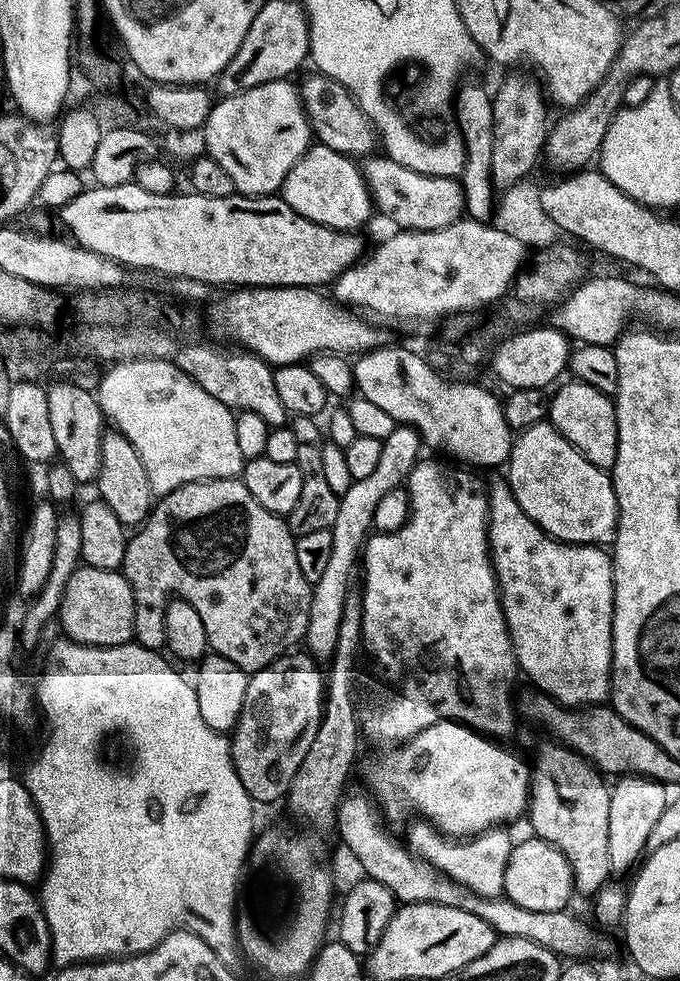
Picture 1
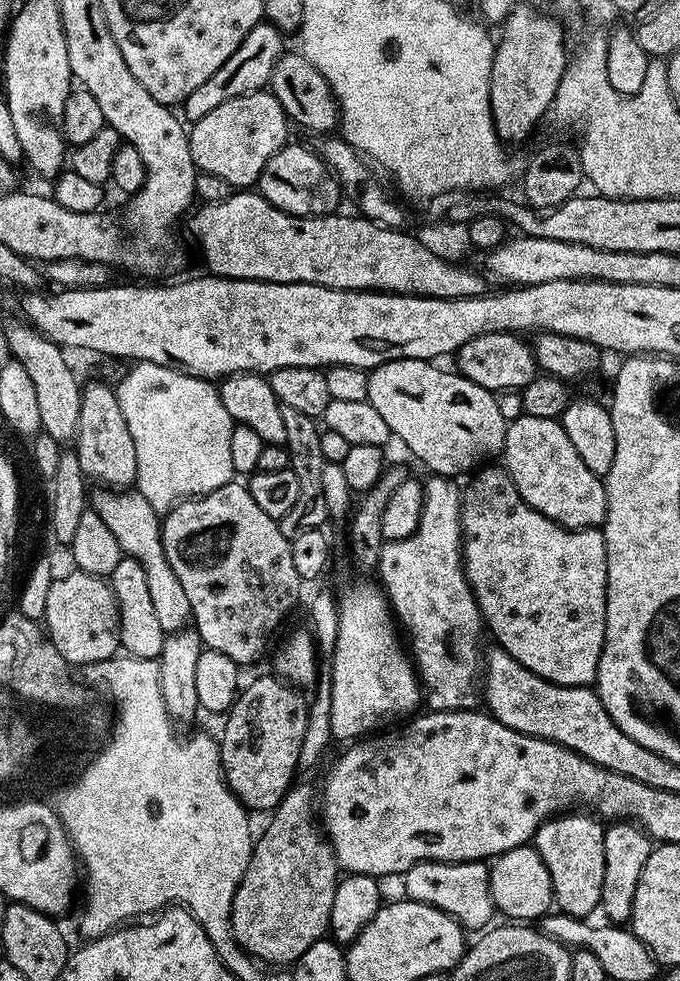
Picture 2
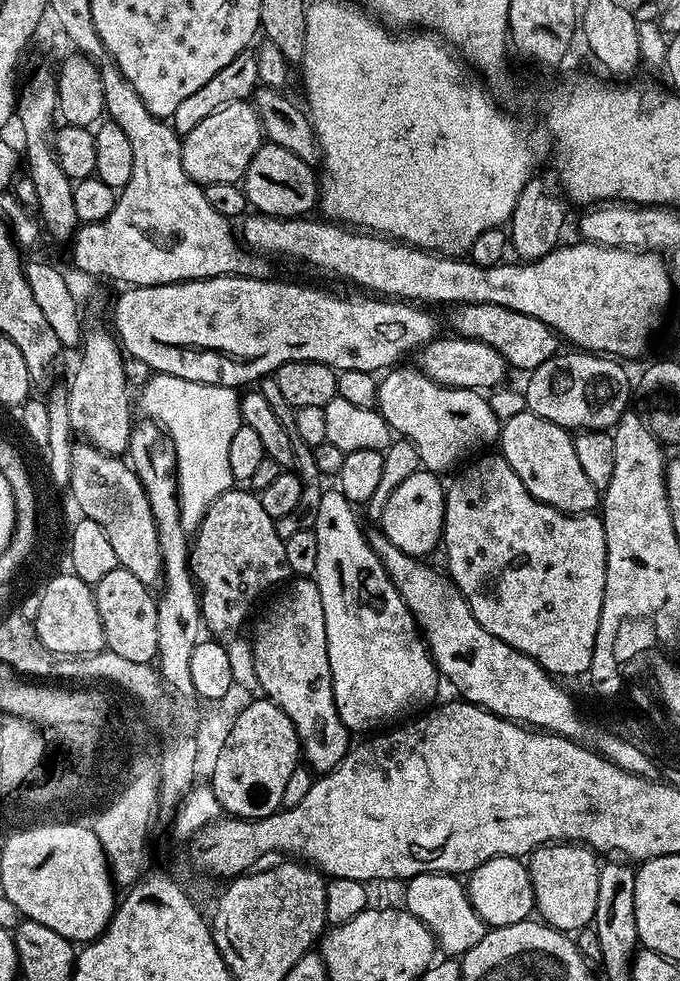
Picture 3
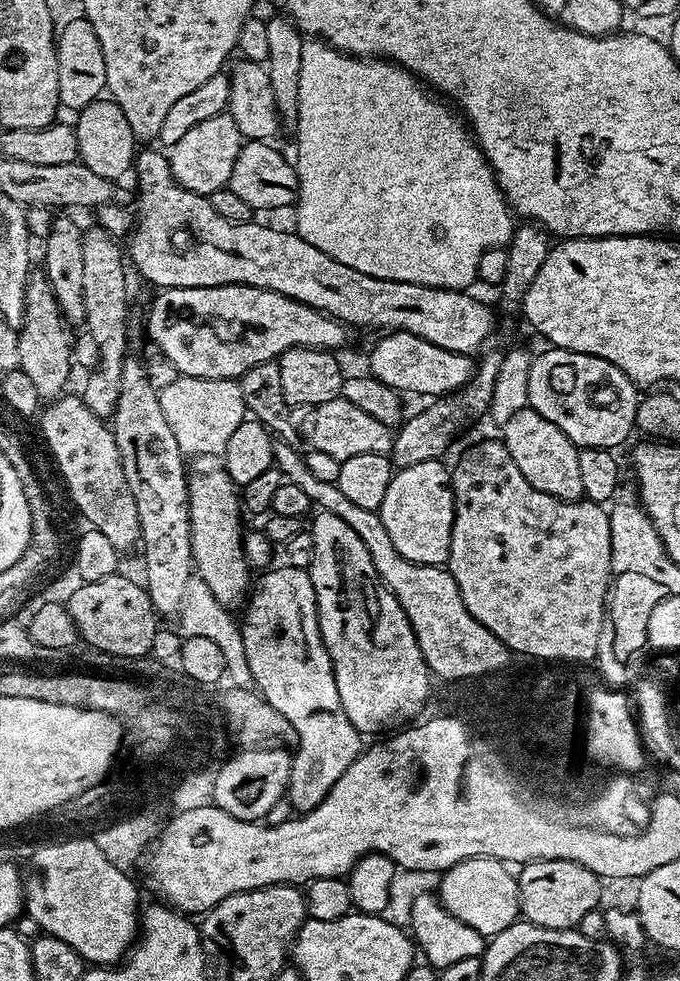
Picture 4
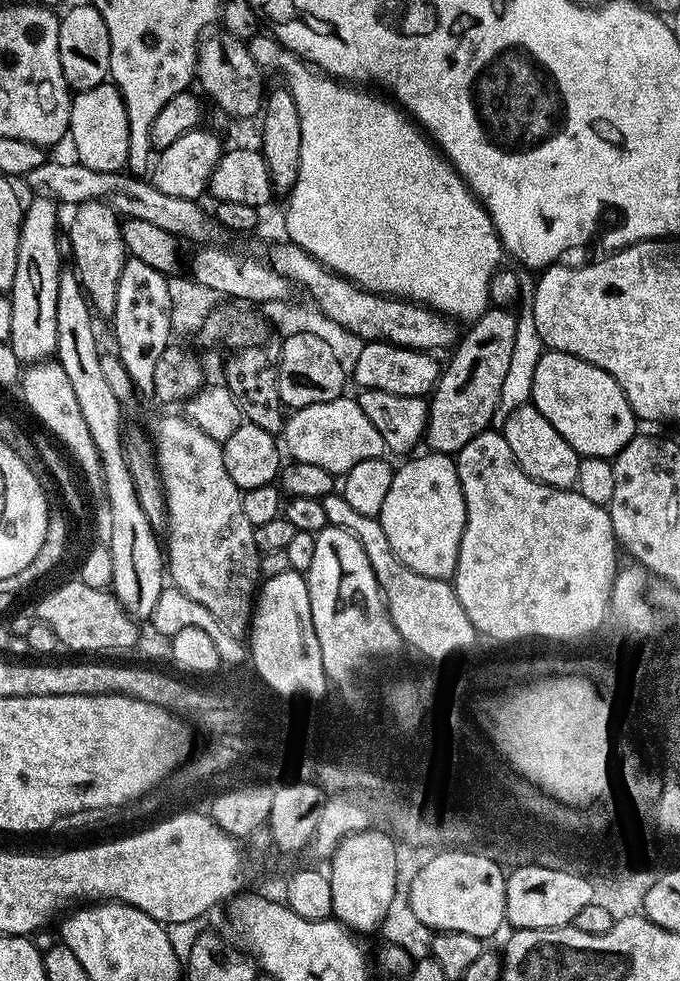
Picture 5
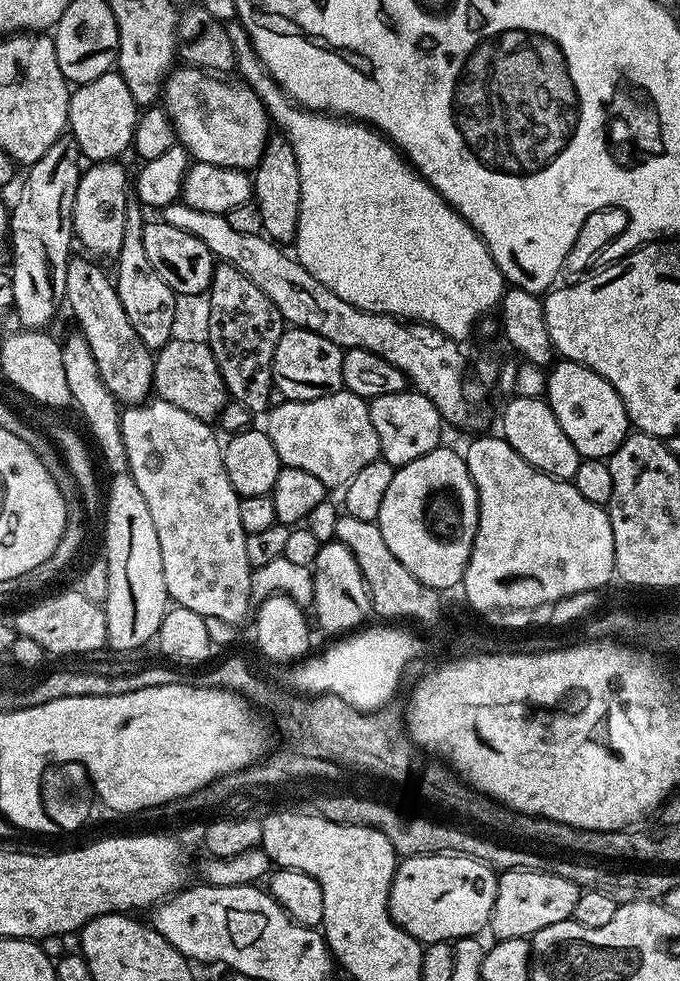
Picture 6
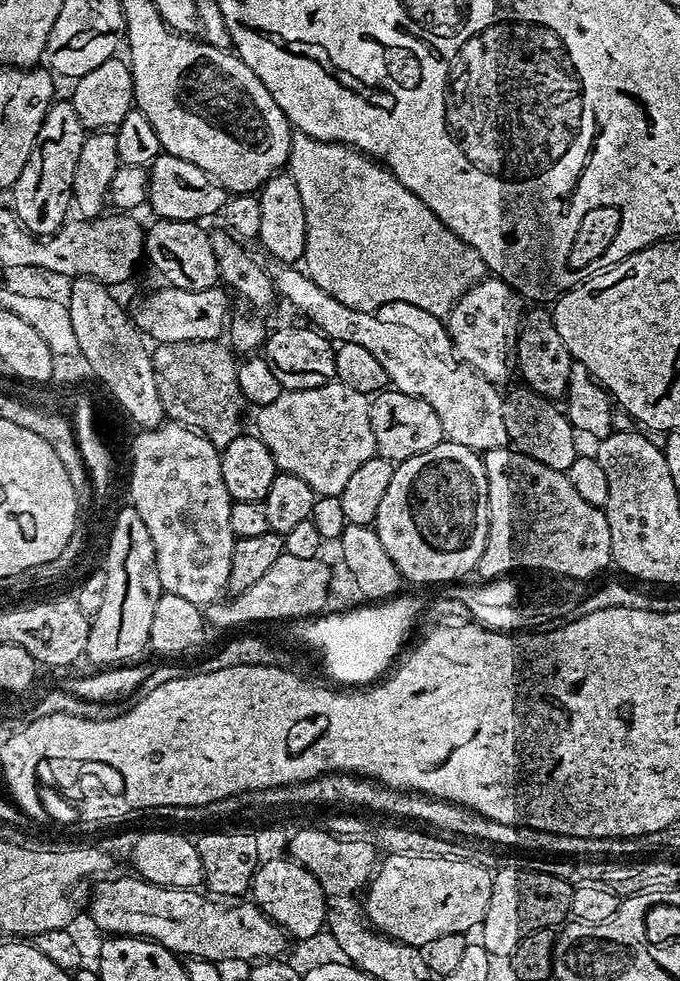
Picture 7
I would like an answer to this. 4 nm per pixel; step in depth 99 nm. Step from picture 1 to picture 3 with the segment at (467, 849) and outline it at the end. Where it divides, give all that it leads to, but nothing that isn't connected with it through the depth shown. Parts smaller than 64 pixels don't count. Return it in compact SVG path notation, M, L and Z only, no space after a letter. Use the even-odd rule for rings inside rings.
M419 872L403 885L404 911L414 914L436 939L437 949L445 957L460 958L470 951L478 942L482 942L486 925L482 917L474 910L468 897L465 881L459 875L447 872Z

